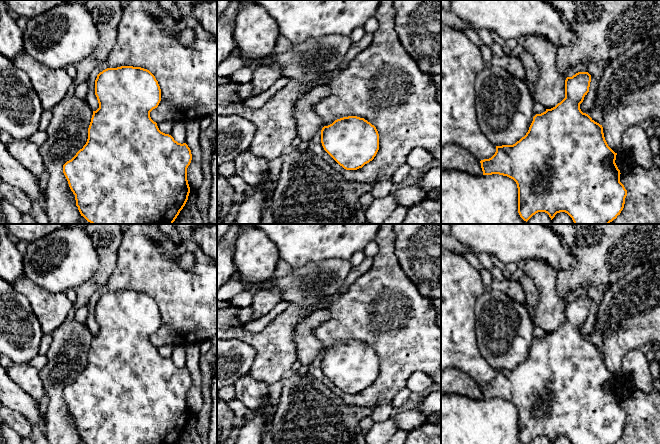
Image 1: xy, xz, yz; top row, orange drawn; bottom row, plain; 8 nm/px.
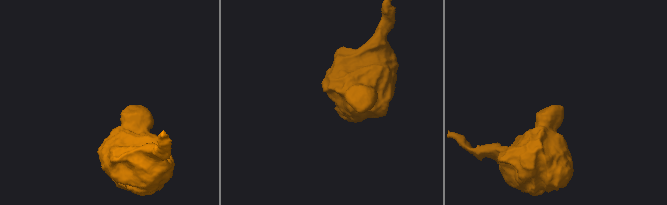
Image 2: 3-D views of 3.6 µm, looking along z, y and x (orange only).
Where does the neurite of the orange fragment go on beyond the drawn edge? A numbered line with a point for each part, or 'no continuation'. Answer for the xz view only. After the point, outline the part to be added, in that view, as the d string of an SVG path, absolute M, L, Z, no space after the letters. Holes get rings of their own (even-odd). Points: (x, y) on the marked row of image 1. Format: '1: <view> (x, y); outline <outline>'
no continuation

